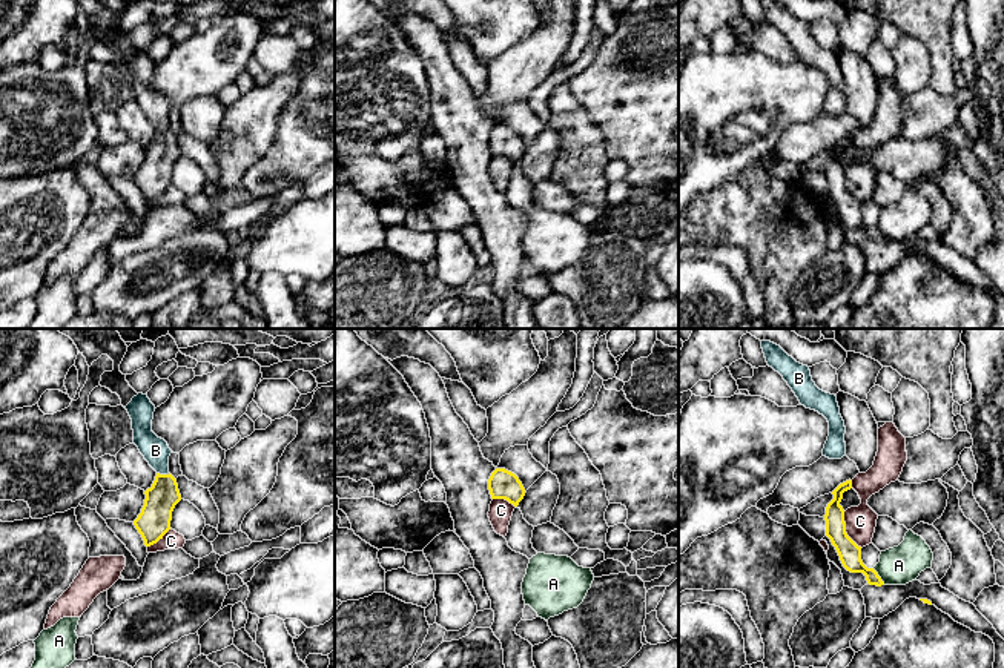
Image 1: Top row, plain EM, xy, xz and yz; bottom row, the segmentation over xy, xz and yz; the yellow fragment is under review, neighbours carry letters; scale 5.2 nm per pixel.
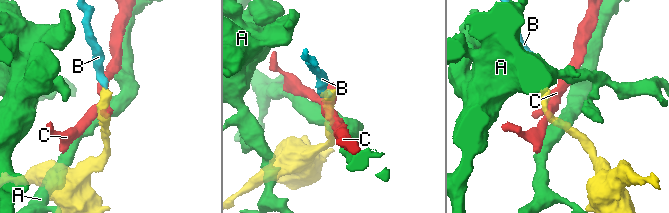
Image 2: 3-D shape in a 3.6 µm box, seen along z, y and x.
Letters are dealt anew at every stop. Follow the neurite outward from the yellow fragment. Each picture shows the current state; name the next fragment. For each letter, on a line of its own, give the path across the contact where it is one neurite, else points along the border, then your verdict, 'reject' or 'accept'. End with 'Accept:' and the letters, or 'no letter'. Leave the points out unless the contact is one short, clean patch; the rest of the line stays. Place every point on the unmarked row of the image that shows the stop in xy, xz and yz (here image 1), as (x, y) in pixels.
A: border along yz (872, 224), (885, 240); reject
B: runs through xy (154, 177), (163, 152), (163, 131), (155, 106); accept
C: border along yz (843, 168), (846, 189), (861, 203); reject
Accept: B

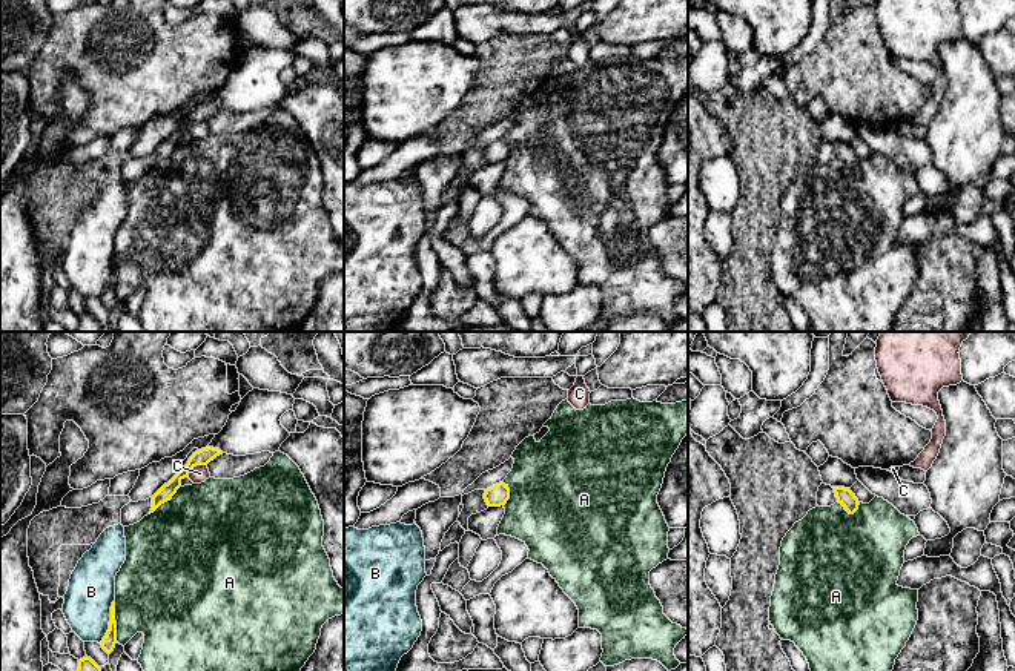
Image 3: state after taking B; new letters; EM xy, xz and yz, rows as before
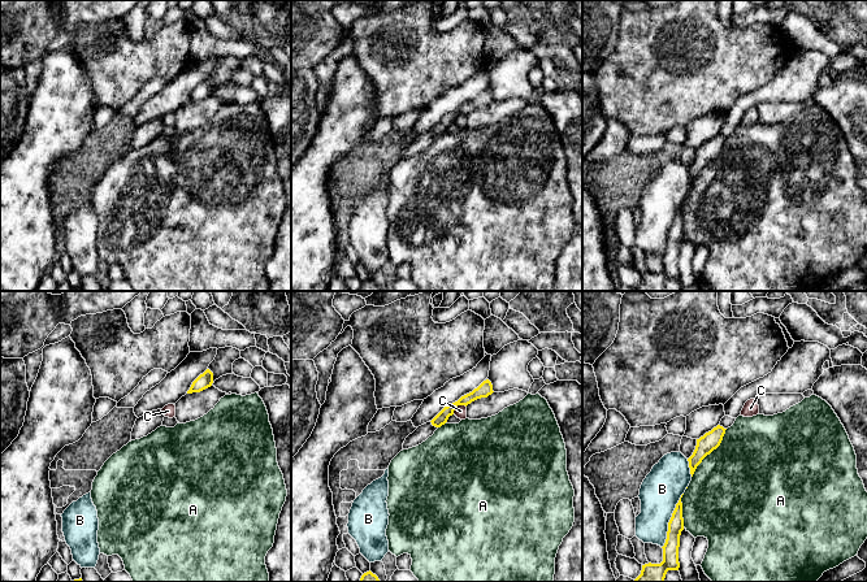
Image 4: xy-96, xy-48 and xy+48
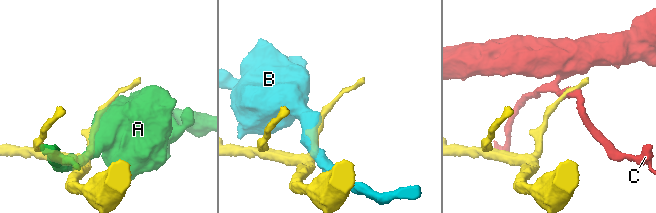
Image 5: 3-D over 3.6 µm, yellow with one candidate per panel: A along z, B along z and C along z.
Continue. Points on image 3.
A: reject
B: reject
C: border along xy (206, 120), (197, 120), (188, 132); reject
Accept: no letter

